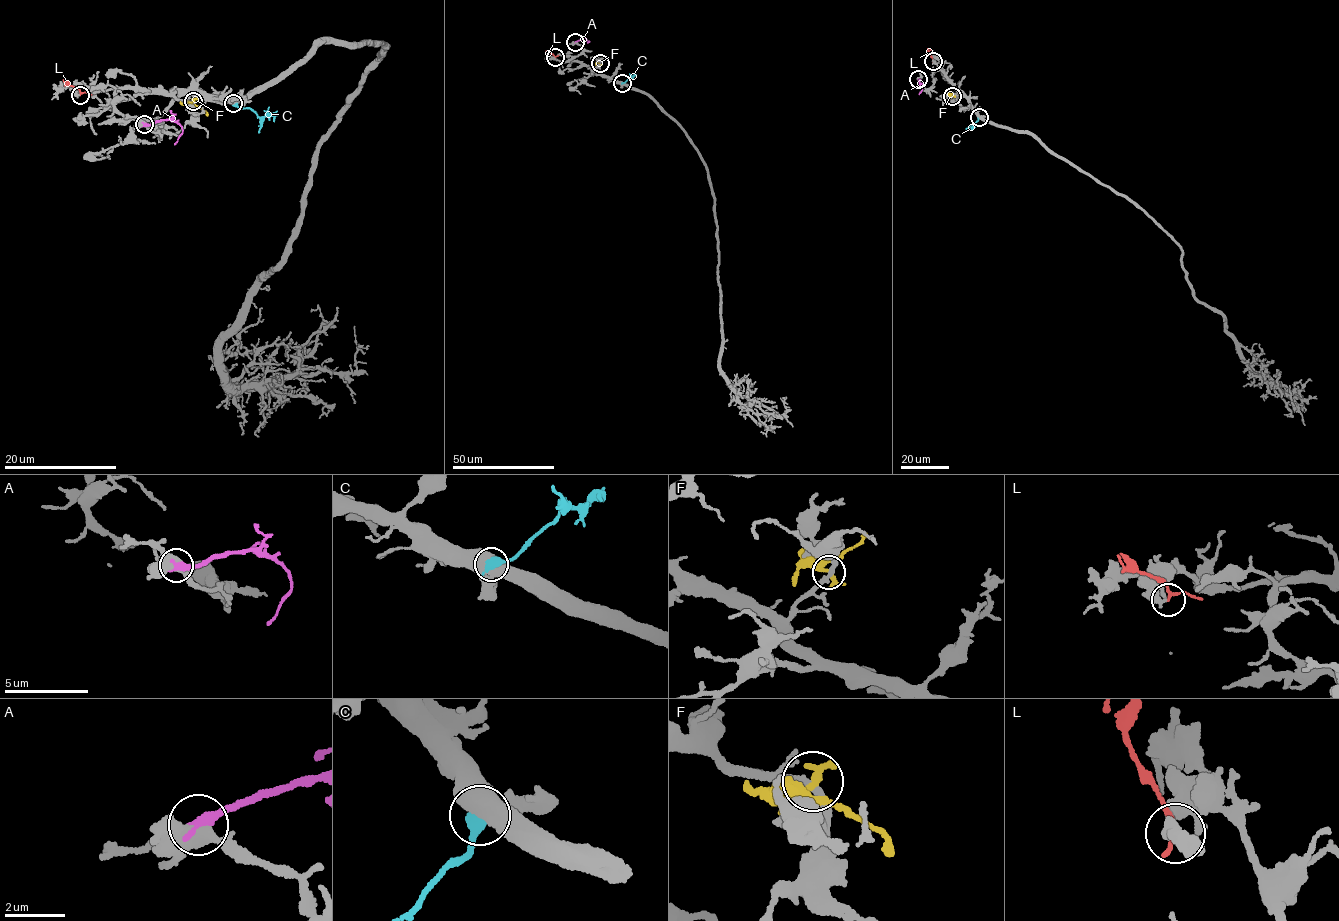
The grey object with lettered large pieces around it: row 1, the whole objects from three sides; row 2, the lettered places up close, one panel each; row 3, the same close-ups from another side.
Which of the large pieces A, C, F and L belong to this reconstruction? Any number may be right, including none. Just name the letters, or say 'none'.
none

